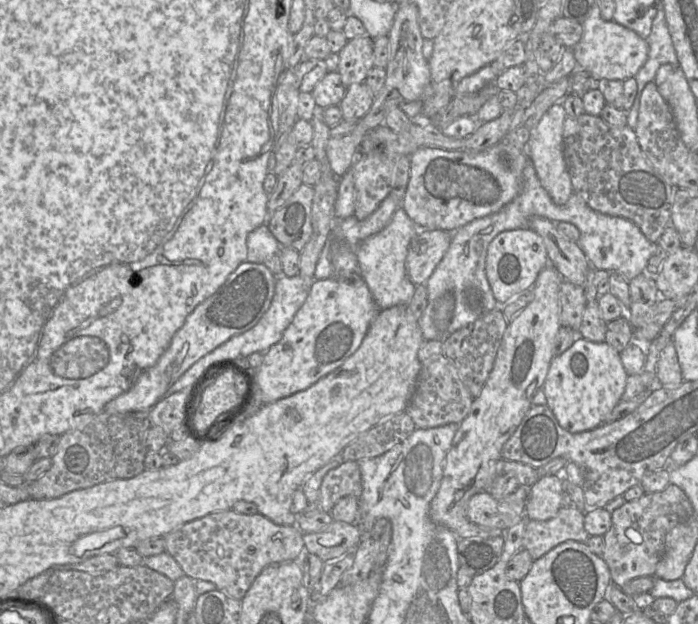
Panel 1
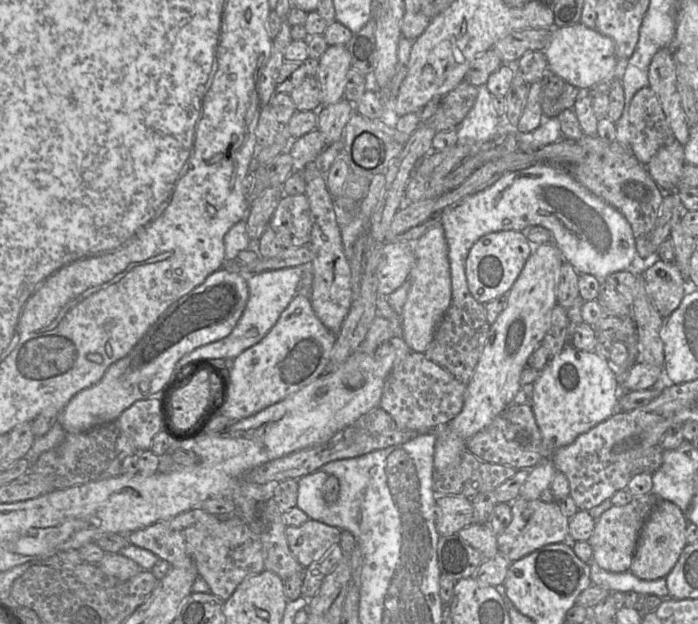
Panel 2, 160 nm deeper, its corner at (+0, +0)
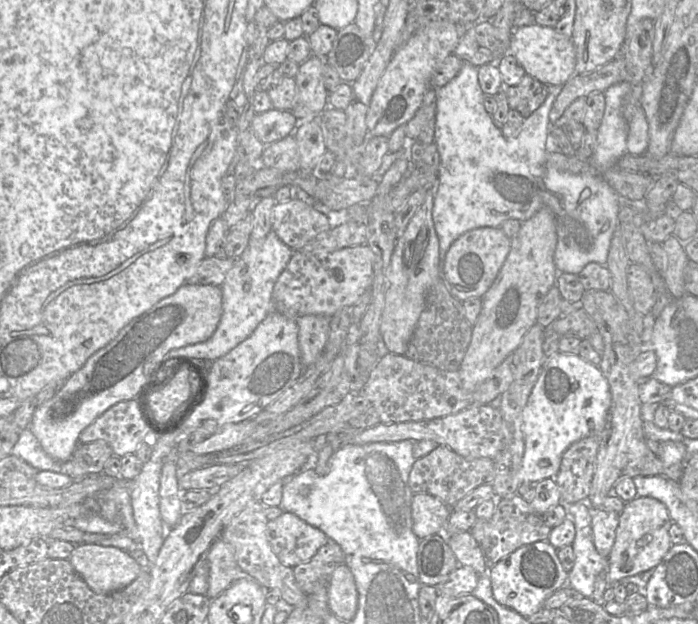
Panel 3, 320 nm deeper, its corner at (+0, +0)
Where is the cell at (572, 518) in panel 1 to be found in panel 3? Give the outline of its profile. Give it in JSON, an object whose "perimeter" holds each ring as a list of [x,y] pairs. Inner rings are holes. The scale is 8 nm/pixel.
{"perimeter":[[[517,493],[497,499],[496,508],[490,519],[477,519],[469,532],[483,551],[488,570],[502,558],[523,545],[547,541],[551,528],[545,524],[530,503]]]}

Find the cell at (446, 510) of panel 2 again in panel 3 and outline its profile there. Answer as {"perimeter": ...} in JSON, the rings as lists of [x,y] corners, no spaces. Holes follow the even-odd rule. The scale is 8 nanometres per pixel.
{"perimeter":[[[426,493],[414,494],[411,504],[413,532],[419,538],[439,533],[447,524],[451,507]]]}

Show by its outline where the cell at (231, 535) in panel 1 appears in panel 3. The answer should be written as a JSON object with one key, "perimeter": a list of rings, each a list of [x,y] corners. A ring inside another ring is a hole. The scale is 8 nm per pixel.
{"perimeter":[[[221,538],[210,548],[207,562],[209,565],[207,596],[210,599],[218,597],[236,580],[246,577],[237,564],[234,548]]]}

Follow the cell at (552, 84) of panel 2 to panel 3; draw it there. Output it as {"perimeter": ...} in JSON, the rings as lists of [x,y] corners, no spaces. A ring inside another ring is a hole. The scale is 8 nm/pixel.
{"perimeter":[[[525,75],[516,86],[502,86],[502,90],[505,91],[510,109],[527,118],[545,101],[549,86],[532,76]]]}

